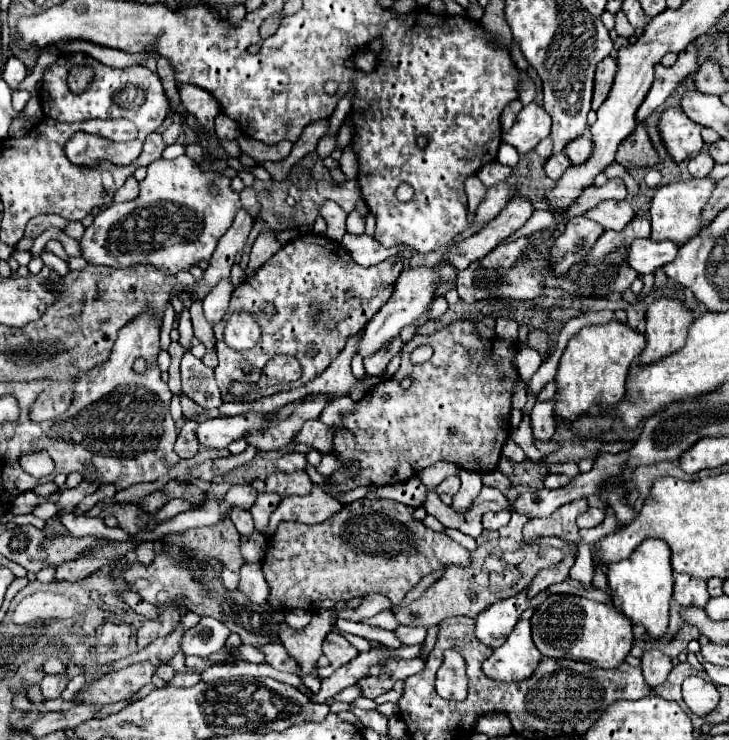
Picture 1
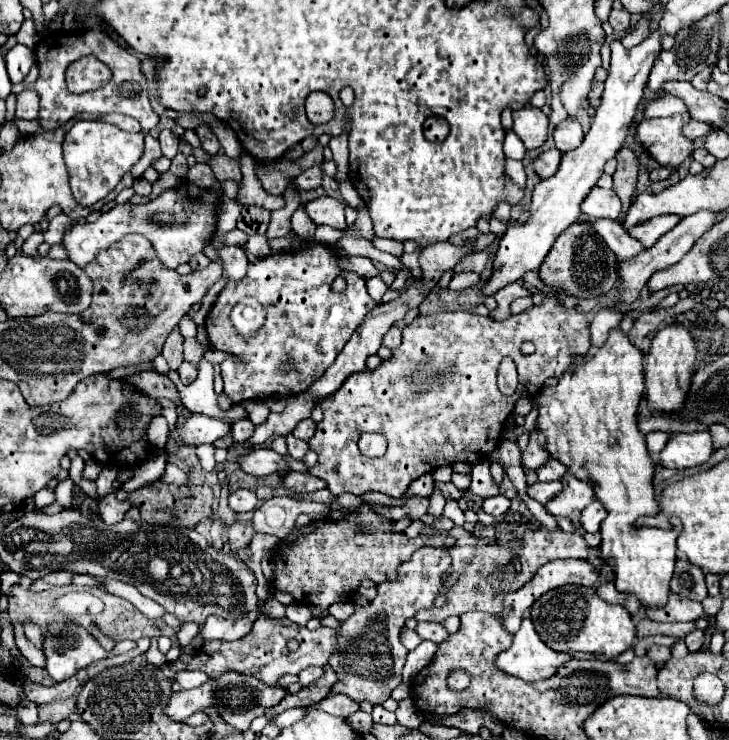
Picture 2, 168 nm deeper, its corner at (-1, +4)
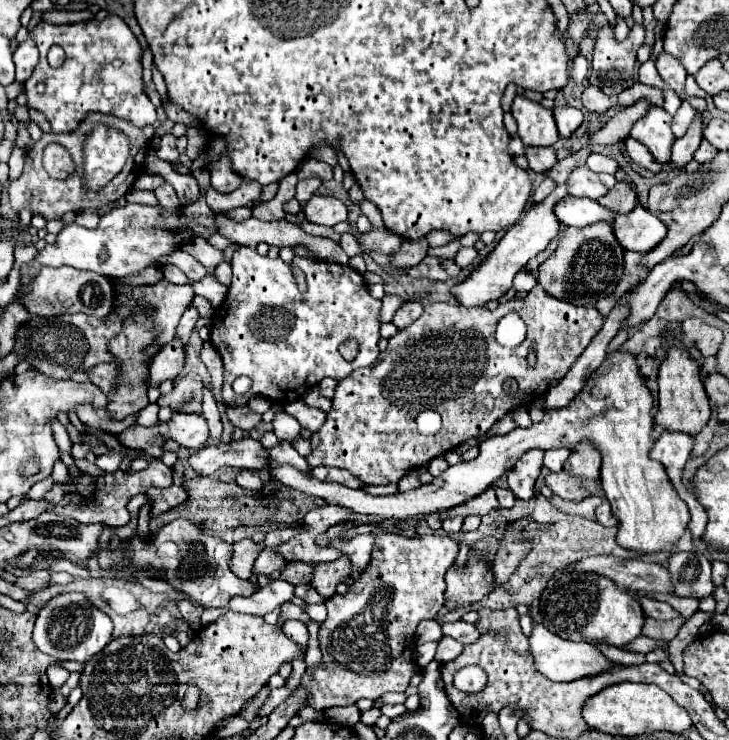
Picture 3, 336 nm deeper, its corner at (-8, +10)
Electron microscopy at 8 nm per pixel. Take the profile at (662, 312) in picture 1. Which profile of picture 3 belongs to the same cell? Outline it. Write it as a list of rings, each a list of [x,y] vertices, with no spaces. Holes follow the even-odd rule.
[[[673,347],[659,369],[659,411],[655,415],[655,423],[667,431],[681,431],[687,435],[697,435],[711,419],[711,405],[699,377],[697,363],[689,357],[685,349]]]

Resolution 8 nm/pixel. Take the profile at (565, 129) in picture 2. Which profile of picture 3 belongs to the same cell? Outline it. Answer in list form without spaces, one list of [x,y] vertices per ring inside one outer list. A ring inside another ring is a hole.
[[[555,105],[551,111],[557,123],[559,137],[569,137],[583,123],[583,113],[571,105]]]

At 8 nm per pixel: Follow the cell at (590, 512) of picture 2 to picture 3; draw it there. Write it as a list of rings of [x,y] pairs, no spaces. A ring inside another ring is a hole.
[[[603,499],[603,503],[597,507],[595,517],[597,517],[597,521],[599,521],[601,525],[605,525],[605,527],[613,527],[613,525],[619,523],[619,521],[615,519],[615,515],[611,513],[611,505],[609,505],[607,499]]]

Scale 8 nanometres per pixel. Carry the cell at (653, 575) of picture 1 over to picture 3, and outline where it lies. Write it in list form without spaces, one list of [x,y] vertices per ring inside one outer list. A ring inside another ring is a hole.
[[[615,351],[611,355],[607,355],[607,359],[603,361],[603,365],[587,379],[583,391],[563,409],[553,409],[553,411],[545,411],[545,417],[541,423],[535,423],[527,429],[513,429],[507,435],[499,435],[499,437],[491,437],[487,441],[483,441],[479,445],[479,457],[475,461],[469,463],[457,463],[453,467],[449,467],[447,471],[443,471],[439,477],[433,479],[433,483],[429,485],[421,485],[413,491],[405,491],[405,493],[395,493],[395,495],[369,495],[363,489],[349,489],[345,485],[333,483],[333,481],[319,481],[315,479],[311,473],[301,473],[297,467],[293,465],[281,465],[277,461],[271,461],[271,465],[267,465],[269,473],[283,483],[285,487],[293,487],[295,491],[307,493],[307,495],[315,495],[325,499],[331,505],[339,505],[339,507],[347,507],[355,513],[365,513],[365,515],[373,515],[377,519],[411,519],[415,515],[429,515],[435,511],[443,511],[443,509],[451,509],[457,507],[477,495],[481,495],[487,487],[491,487],[505,471],[513,469],[515,461],[527,453],[529,449],[555,449],[555,447],[567,447],[567,449],[575,449],[577,443],[581,443],[583,439],[589,439],[595,443],[595,447],[599,449],[599,453],[603,455],[603,463],[601,463],[601,487],[605,491],[605,497],[611,503],[611,509],[615,513],[615,517],[619,519],[619,533],[617,533],[617,543],[625,549],[633,549],[633,551],[641,551],[647,555],[655,555],[655,553],[671,553],[673,545],[679,541],[679,537],[685,533],[687,523],[689,523],[689,509],[685,505],[685,501],[677,495],[677,491],[673,489],[663,465],[659,461],[649,459],[649,451],[653,447],[653,439],[649,435],[649,431],[653,429],[653,419],[651,419],[651,407],[653,407],[653,399],[651,393],[645,387],[645,379],[639,375],[639,367],[637,367],[637,359],[631,353],[621,353]]]

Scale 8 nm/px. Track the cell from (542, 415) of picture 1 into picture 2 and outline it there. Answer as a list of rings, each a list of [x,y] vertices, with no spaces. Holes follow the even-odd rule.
[[[532,429],[530,443],[528,443],[526,451],[522,453],[522,467],[524,469],[538,469],[550,459],[550,453],[544,449],[542,441],[544,441],[544,433],[540,433],[538,429]]]

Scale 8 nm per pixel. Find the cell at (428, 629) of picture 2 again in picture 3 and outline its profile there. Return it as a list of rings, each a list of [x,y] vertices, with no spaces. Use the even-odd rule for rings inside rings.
[[[455,621],[455,623],[443,623],[443,635],[449,635],[453,639],[457,639],[459,643],[467,645],[471,641],[479,639],[479,631],[475,629],[475,625],[469,625],[465,621]]]

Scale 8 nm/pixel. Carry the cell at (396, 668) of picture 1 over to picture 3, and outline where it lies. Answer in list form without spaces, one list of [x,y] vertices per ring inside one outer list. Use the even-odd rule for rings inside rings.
[[[379,533],[375,537],[375,545],[373,545],[373,553],[371,553],[371,565],[365,569],[365,573],[353,581],[349,587],[347,587],[347,593],[345,595],[339,595],[335,593],[335,597],[329,597],[325,601],[327,605],[327,619],[321,623],[321,629],[319,629],[319,649],[321,649],[321,655],[323,655],[323,661],[319,667],[311,667],[303,673],[301,677],[301,683],[299,687],[305,687],[307,689],[307,701],[305,701],[305,707],[313,707],[315,711],[325,711],[325,709],[331,709],[331,707],[341,707],[341,705],[353,705],[355,701],[359,699],[371,699],[375,701],[377,697],[381,697],[383,693],[389,693],[389,691],[405,691],[411,677],[415,675],[415,629],[417,625],[423,621],[423,619],[433,619],[435,613],[443,607],[445,603],[445,573],[447,569],[455,563],[455,557],[459,553],[459,547],[457,547],[457,541],[451,539],[449,535],[423,535],[423,537],[403,537],[403,535],[395,535],[395,533]]]

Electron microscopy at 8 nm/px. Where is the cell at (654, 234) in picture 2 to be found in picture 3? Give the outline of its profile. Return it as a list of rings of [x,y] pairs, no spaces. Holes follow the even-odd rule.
[[[639,203],[631,213],[615,217],[615,223],[611,223],[611,227],[619,245],[623,245],[625,251],[637,253],[651,251],[667,235],[665,223],[643,209]]]

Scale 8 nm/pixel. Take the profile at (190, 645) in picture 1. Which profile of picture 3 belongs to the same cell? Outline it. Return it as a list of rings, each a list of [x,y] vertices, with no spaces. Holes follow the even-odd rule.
[[[273,581],[259,593],[253,593],[251,597],[233,597],[229,601],[229,609],[237,613],[263,617],[265,613],[281,607],[291,599],[293,599],[293,585],[287,581]]]

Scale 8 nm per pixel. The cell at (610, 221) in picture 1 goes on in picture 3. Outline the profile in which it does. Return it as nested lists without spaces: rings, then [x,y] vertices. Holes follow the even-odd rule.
[[[577,165],[571,171],[567,179],[567,189],[571,189],[569,195],[589,197],[589,199],[599,199],[607,193],[607,187],[599,181],[597,173],[593,173],[587,165]]]

